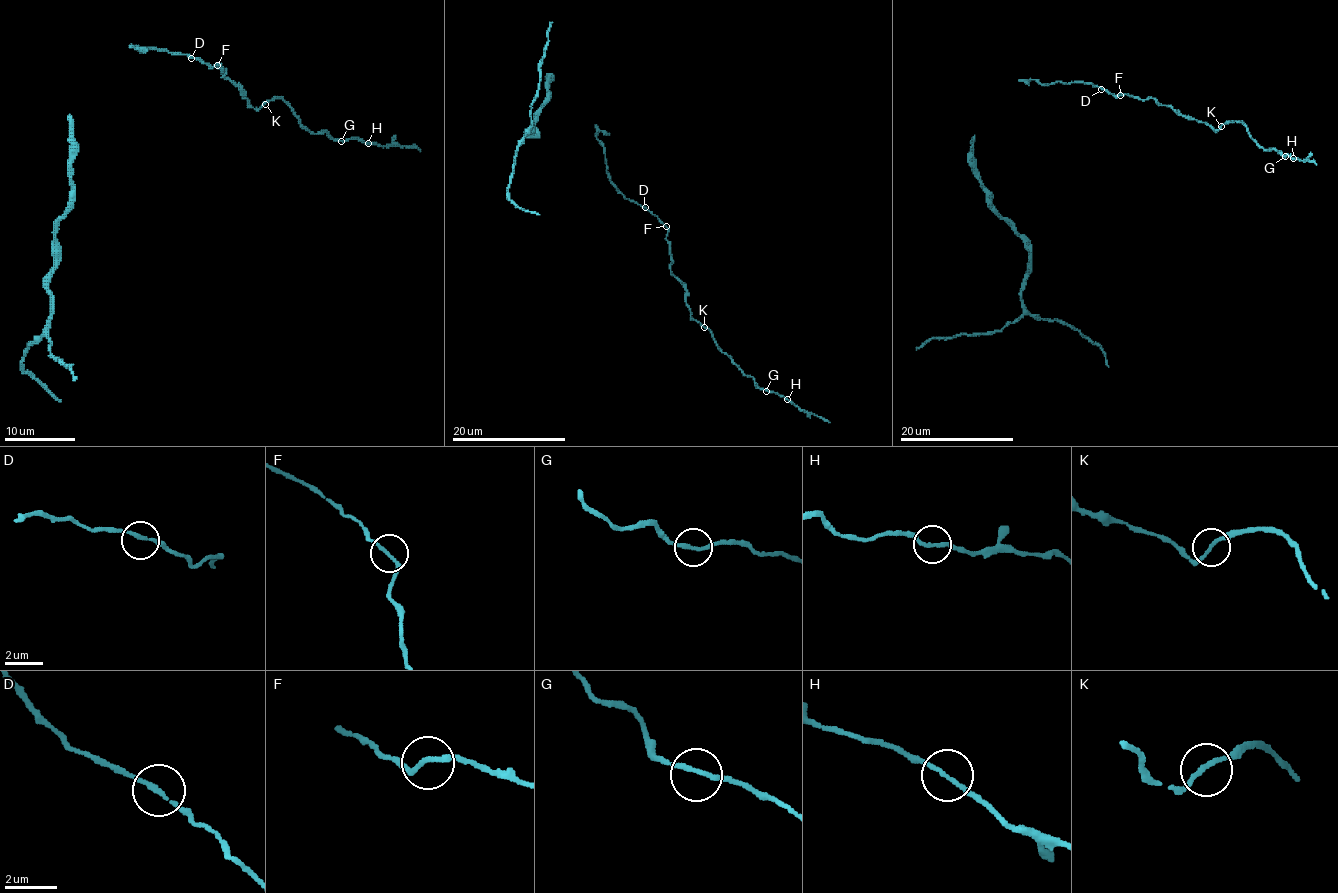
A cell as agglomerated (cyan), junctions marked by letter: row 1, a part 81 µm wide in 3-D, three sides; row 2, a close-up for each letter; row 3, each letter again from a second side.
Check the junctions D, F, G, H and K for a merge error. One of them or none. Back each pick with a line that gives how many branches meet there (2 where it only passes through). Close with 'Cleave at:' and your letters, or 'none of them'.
Cleave at: none of them

